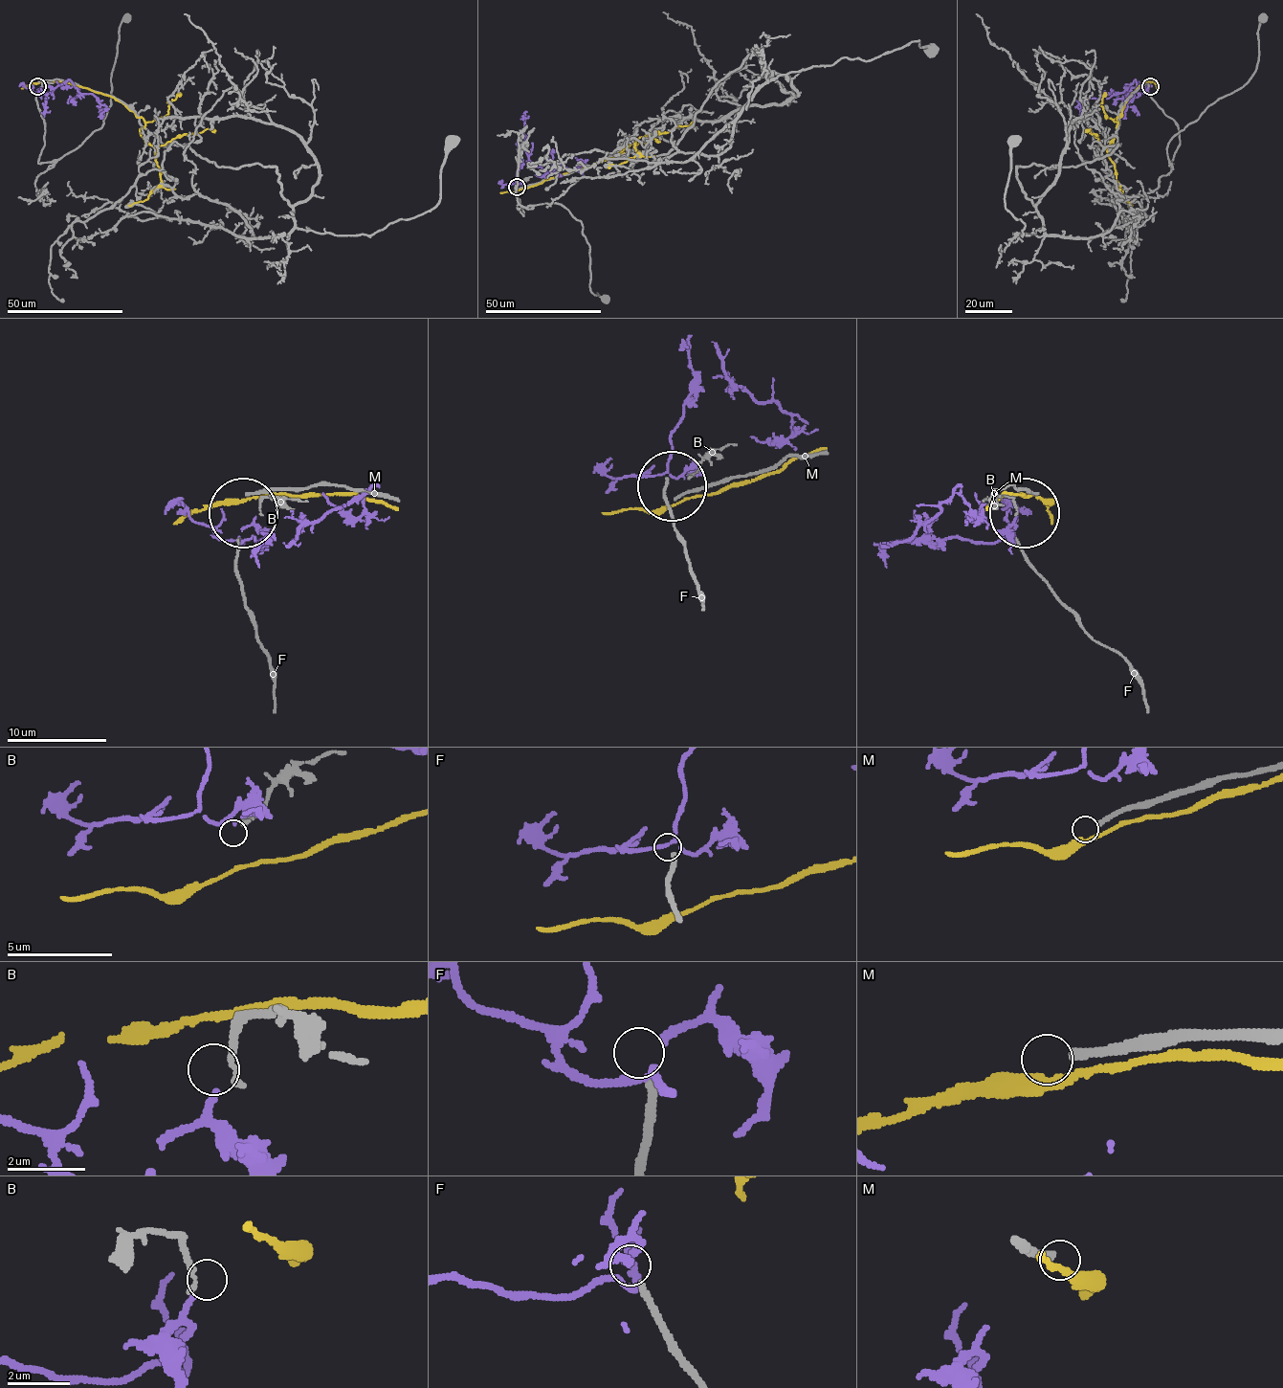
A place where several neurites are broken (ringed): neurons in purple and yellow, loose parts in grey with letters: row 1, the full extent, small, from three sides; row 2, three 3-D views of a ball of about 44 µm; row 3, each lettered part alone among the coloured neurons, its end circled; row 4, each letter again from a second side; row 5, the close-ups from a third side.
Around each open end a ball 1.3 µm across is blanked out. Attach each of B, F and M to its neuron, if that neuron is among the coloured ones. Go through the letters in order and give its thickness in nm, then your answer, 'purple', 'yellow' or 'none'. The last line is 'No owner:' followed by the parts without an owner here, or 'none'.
B: 200 nm | purple
F: 200 nm | none
M: 240 nm | none
No owner: F, M

